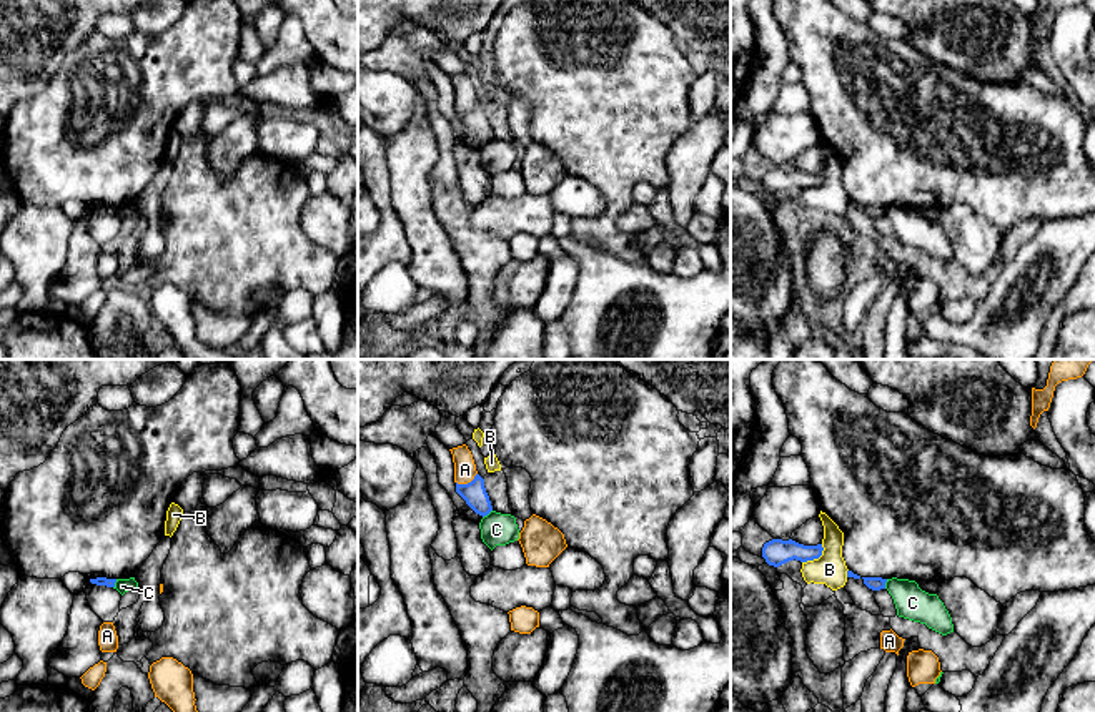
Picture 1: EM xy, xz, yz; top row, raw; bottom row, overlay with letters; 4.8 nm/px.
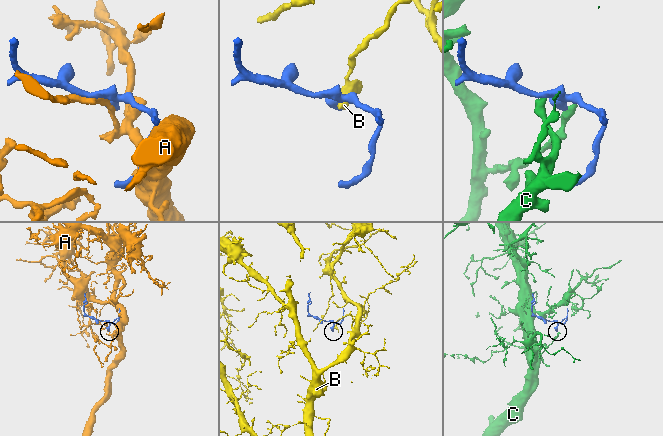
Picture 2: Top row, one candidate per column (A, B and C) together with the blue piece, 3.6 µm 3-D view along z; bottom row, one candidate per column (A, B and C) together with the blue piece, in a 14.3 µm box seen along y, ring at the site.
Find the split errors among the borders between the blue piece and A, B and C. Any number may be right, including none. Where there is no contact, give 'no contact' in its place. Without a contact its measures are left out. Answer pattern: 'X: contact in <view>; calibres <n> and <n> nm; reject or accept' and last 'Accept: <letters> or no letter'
A: contact in xz; calibres 120 and 110 nm; reject
B: contact in yz; calibres 130 and 150 nm; reject
C: contact in xz; calibres 120 and 160 nm; reject
Accept: no letter

